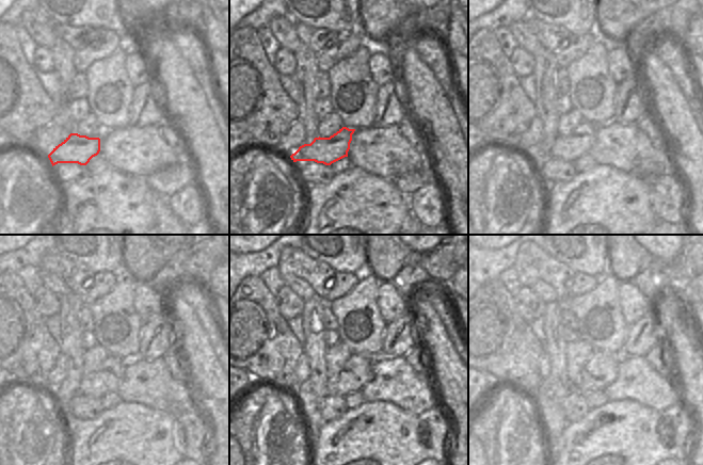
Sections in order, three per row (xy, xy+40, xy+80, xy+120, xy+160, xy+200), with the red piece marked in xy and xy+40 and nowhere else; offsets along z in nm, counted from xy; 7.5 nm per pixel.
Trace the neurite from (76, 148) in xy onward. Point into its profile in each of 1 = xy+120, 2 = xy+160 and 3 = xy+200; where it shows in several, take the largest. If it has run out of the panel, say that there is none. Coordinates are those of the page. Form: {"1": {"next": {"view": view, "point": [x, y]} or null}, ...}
{"1": {"next": {"view": "xy+120", "point": [107, 379]}}, "2": {"next": {"view": "xy+160", "point": [357, 371]}}, "3": {"next": {"view": "xy+200", "point": [601, 369]}}}

